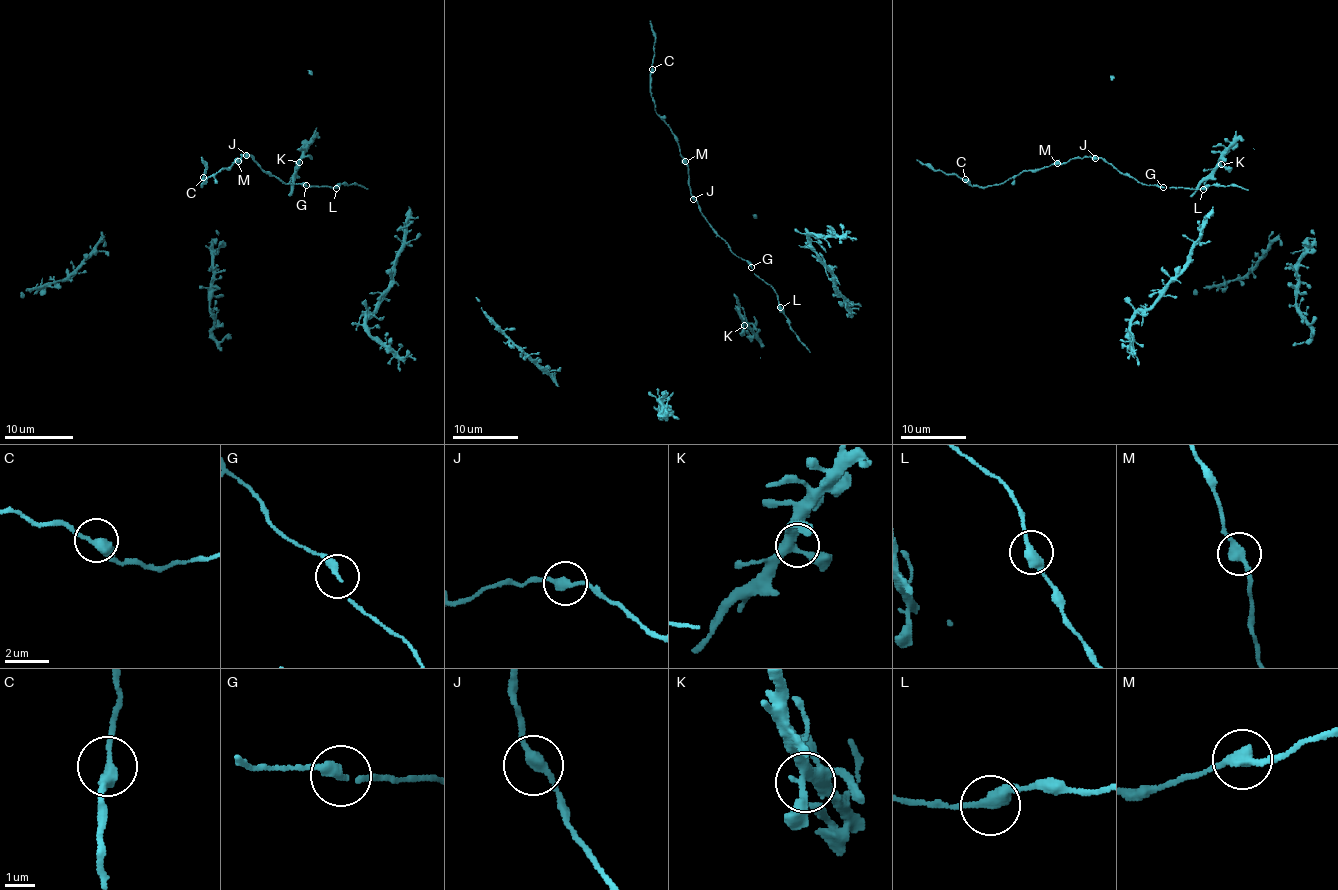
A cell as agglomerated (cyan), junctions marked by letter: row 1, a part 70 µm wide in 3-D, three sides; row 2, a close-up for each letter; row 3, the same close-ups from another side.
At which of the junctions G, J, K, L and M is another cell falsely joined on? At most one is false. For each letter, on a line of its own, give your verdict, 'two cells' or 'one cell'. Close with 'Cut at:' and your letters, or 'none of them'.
G: one cell
J: one cell
K: one cell
L: one cell
M: one cell
Cut at: none of them

